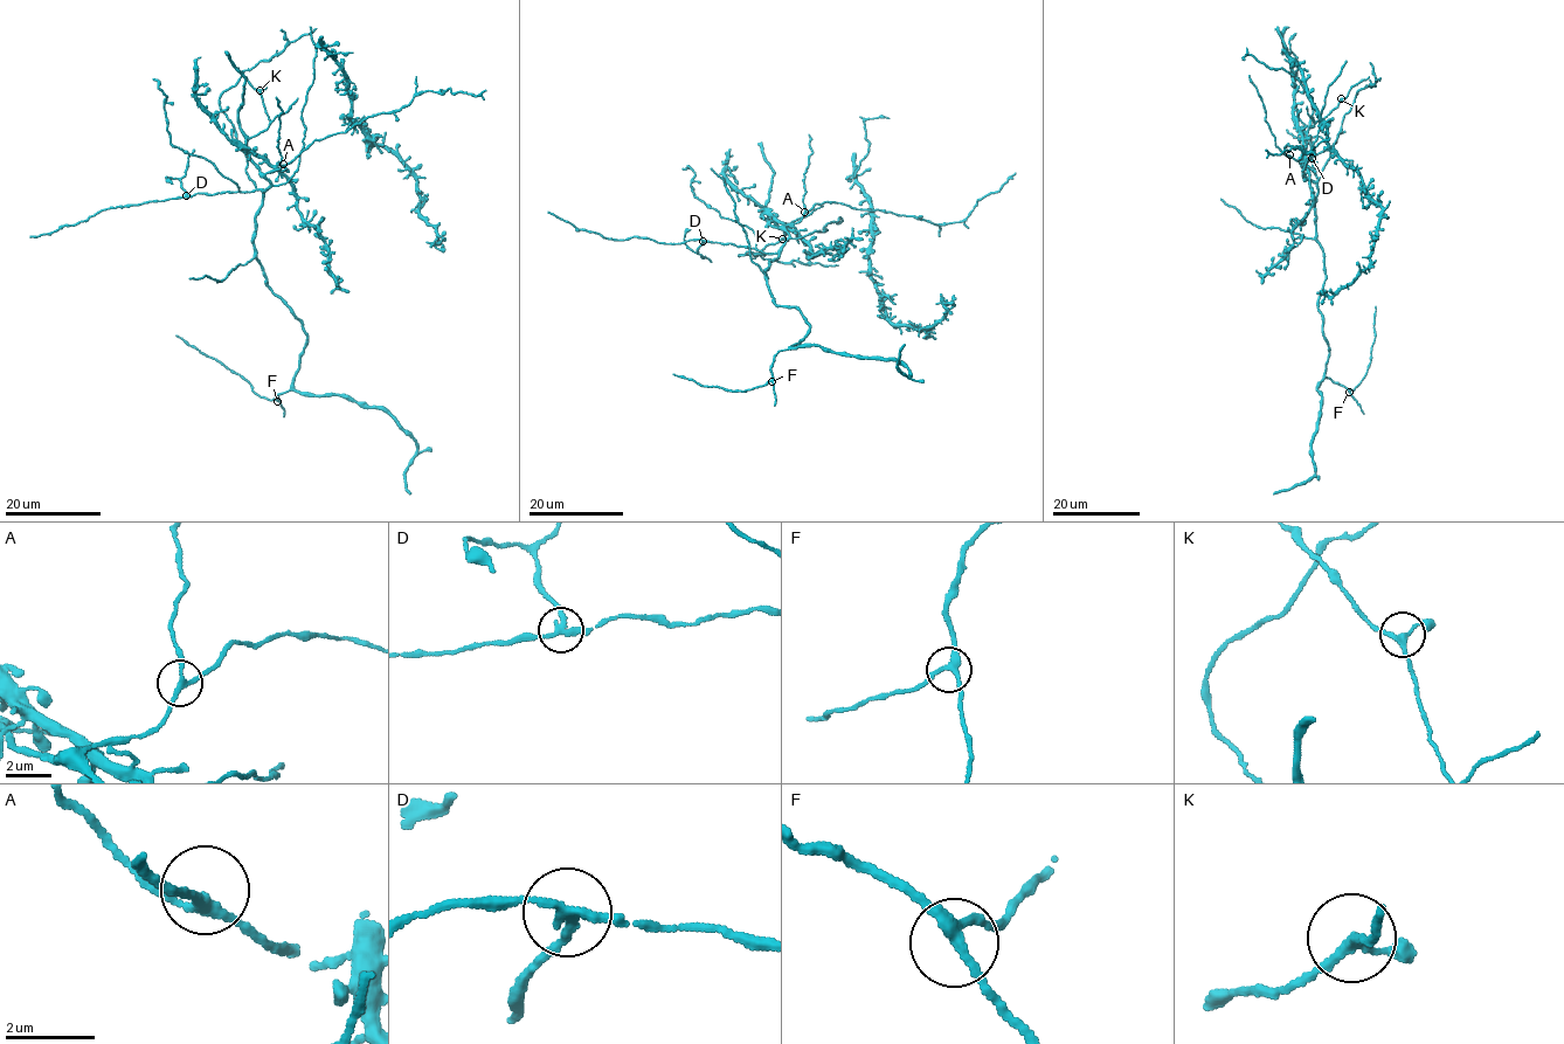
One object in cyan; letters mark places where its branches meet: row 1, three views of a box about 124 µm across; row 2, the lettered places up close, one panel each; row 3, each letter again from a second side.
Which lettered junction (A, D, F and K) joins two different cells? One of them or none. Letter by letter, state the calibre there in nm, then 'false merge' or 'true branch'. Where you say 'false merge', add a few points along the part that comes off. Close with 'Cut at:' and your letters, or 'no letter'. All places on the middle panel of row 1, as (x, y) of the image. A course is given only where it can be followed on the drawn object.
A: 200 nm | true branch
D: 200 nm | false merge | (703, 240), (698, 254), (711, 262)
F: 240 nm | true branch
K: 200 nm | true branch
Cut at: D

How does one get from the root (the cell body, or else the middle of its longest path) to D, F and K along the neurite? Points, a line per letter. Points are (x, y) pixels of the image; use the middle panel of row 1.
D: (780, 249), (768, 254), (703, 240)
F: (780, 249), (765, 276), (773, 301), (795, 308), (809, 327), (800, 344), (775, 357), (772, 381)
K: (780, 249), (788, 234), (768, 221), (791, 223), (782, 239)

